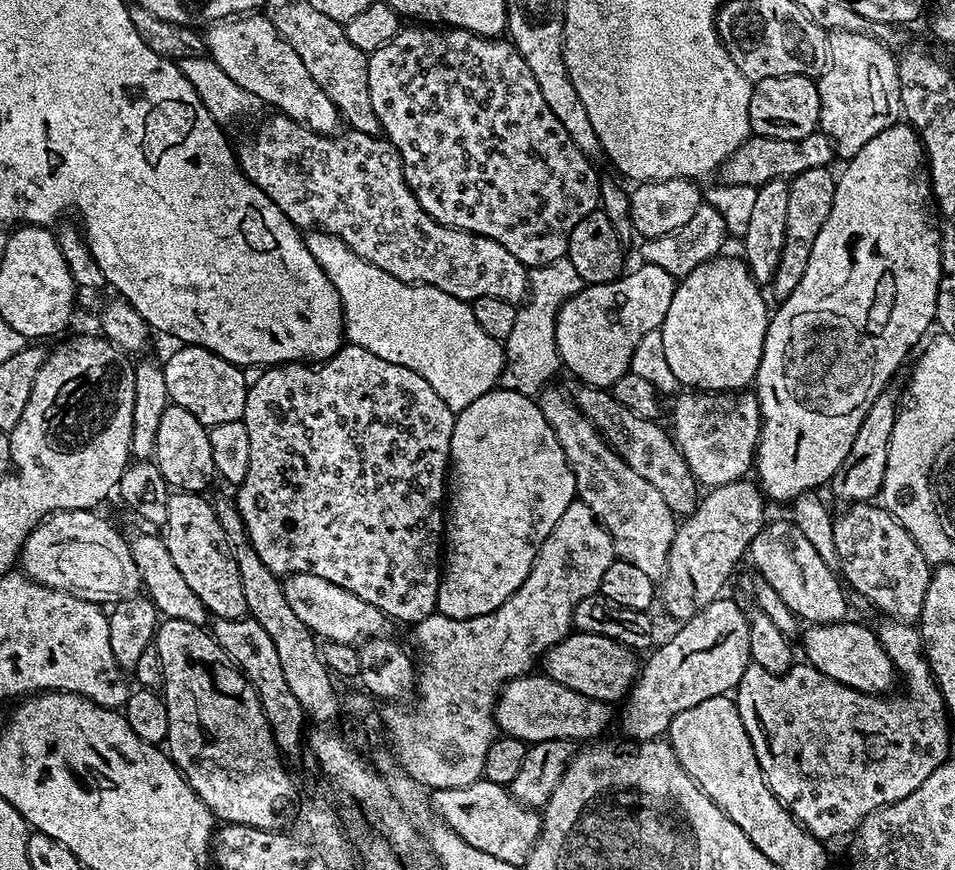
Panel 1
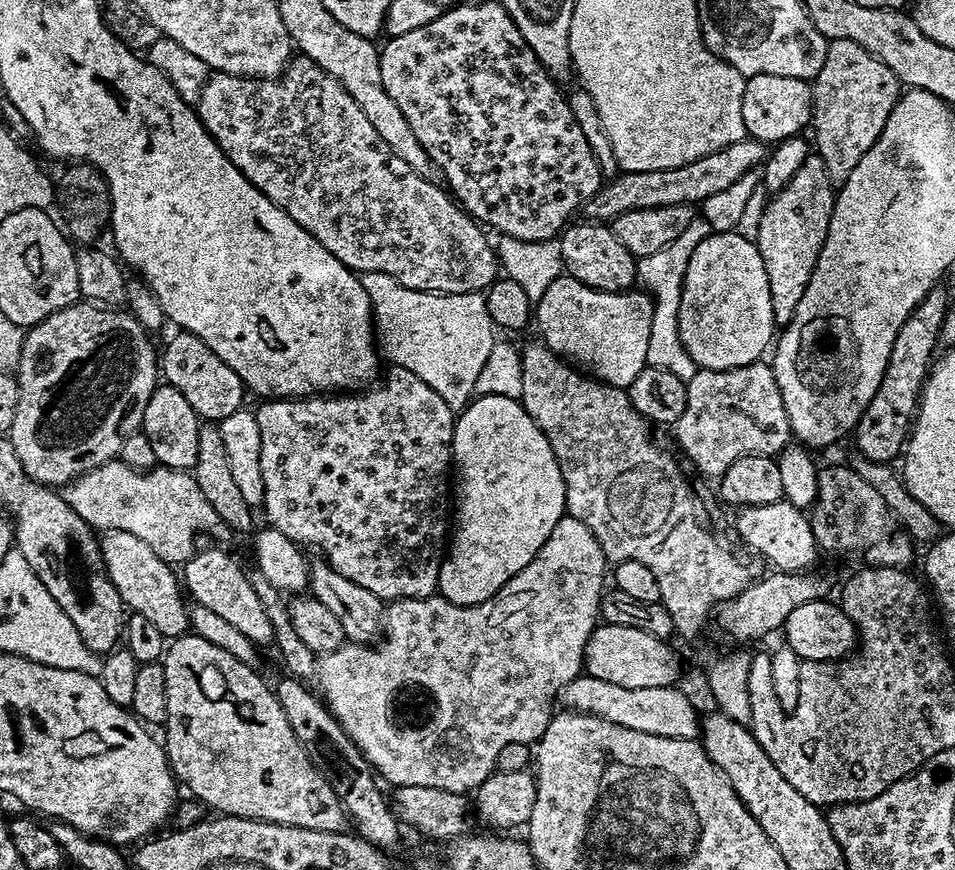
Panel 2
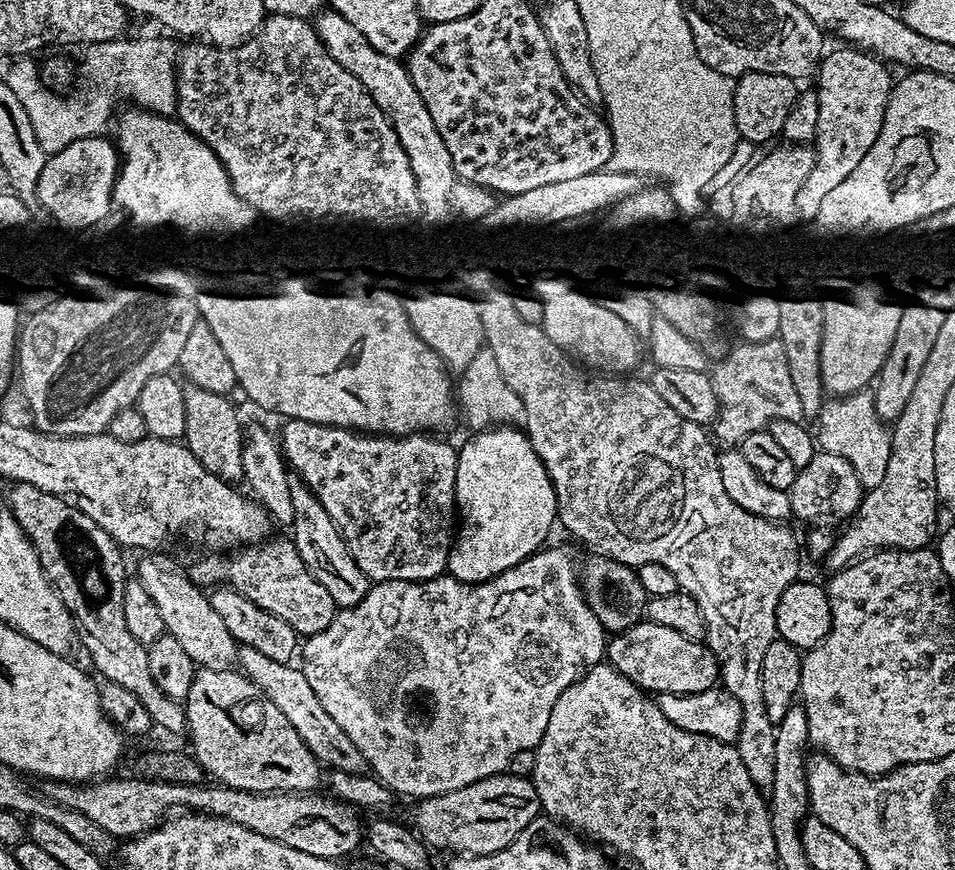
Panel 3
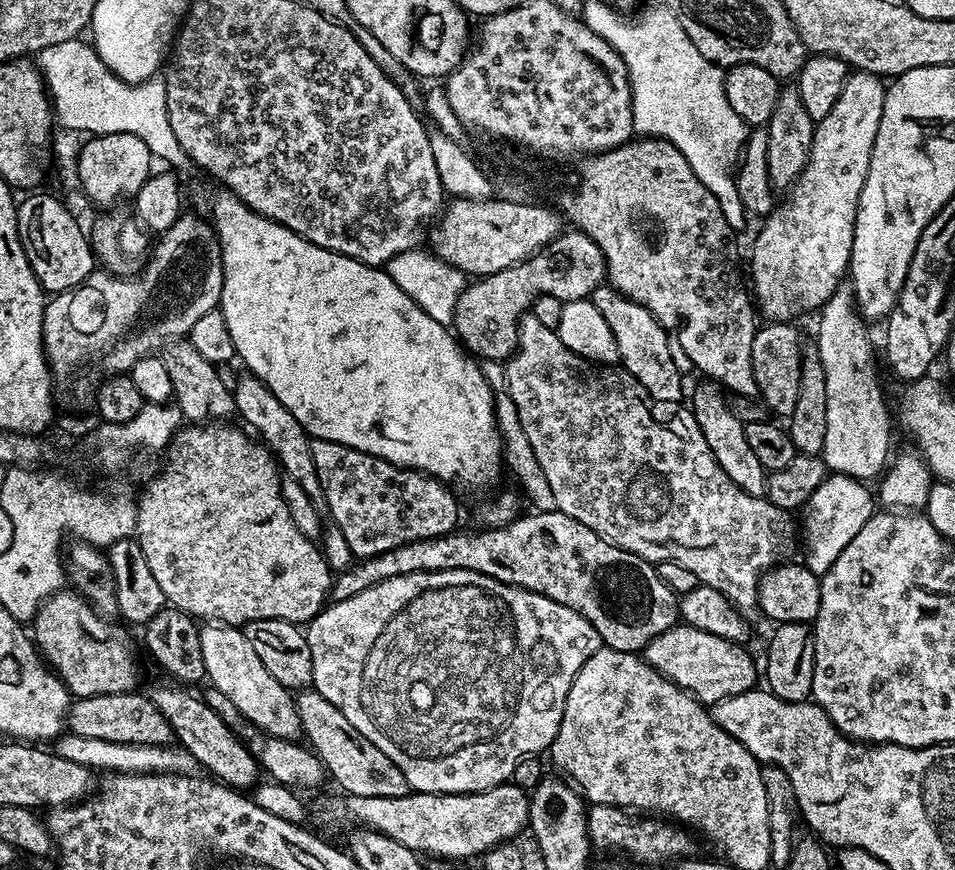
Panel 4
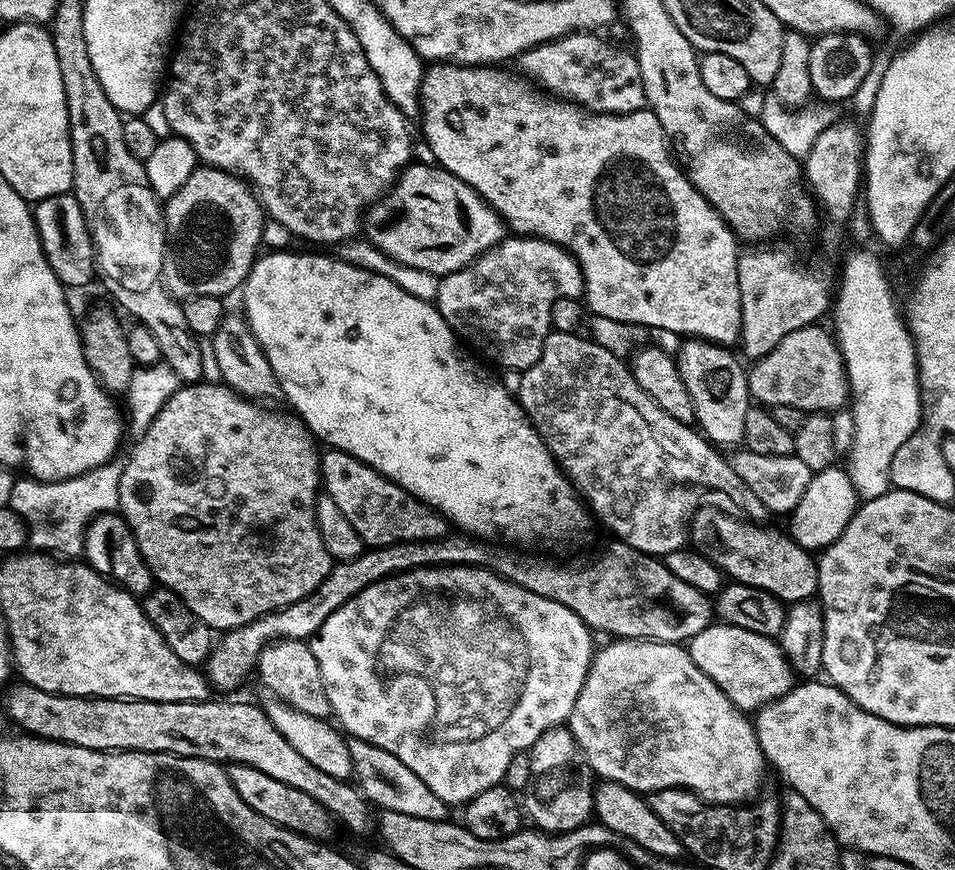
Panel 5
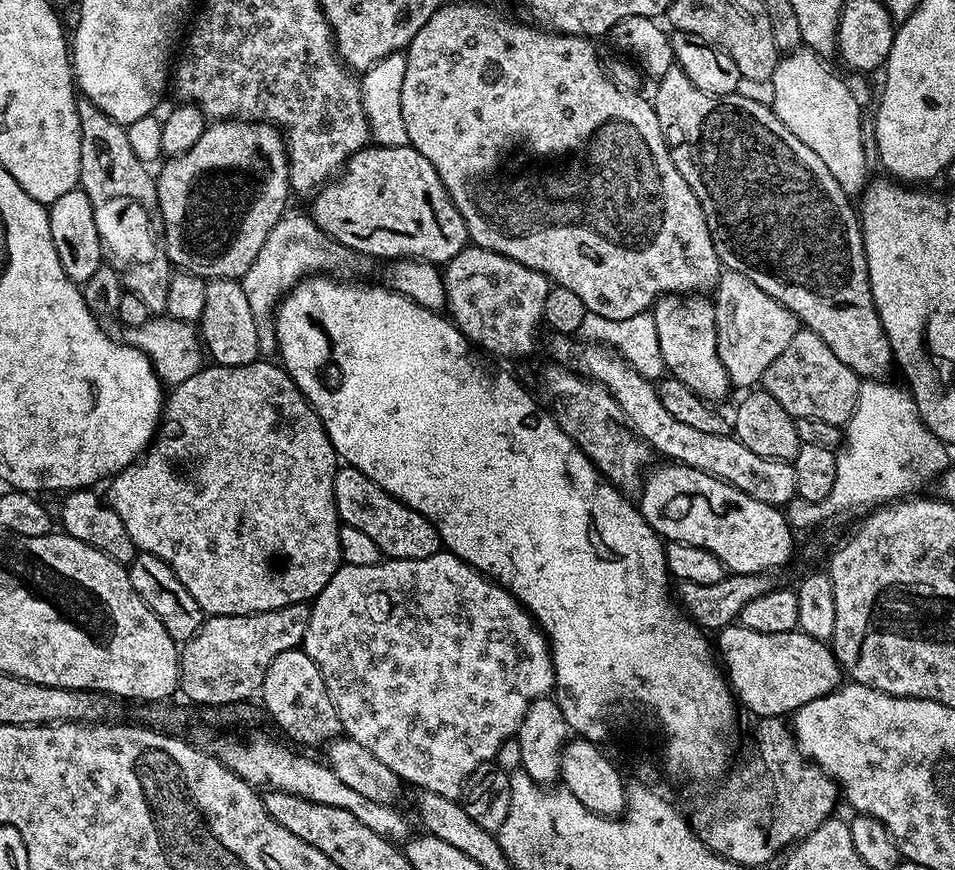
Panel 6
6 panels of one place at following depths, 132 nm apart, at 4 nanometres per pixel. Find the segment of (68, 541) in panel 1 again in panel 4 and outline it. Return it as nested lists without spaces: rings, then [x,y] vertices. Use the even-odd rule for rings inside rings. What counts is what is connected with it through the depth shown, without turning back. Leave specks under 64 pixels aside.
[[[212,622],[201,627],[200,641],[202,642],[202,662],[206,662],[204,675],[207,683],[212,683],[211,687],[215,691],[226,694],[226,698],[234,702],[234,706],[244,715],[244,719],[249,720],[255,728],[261,728],[268,736],[277,736],[283,740],[295,742],[301,739],[300,719],[293,693],[284,688],[282,682],[278,682],[278,678],[270,674],[270,670],[266,670],[266,665],[262,662],[262,658],[258,658],[254,646],[250,646],[250,638],[246,638],[244,631],[230,624]]]

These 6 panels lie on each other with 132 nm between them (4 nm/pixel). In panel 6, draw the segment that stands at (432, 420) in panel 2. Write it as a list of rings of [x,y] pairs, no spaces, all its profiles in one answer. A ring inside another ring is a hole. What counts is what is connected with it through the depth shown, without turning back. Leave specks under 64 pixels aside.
[[[337,467],[334,498],[336,515],[341,521],[365,532],[385,557],[393,560],[421,560],[441,551],[440,535],[435,524],[401,500],[395,500],[389,492],[382,490],[382,486],[366,478],[366,474],[362,474],[357,468]]]

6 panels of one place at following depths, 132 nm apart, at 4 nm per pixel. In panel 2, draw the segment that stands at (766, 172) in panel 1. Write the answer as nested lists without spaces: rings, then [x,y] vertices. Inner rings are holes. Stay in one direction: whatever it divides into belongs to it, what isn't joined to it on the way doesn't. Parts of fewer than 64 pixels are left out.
[[[745,138],[714,154],[706,154],[706,158],[698,158],[686,166],[645,172],[621,171],[615,179],[609,179],[592,195],[592,199],[583,205],[582,212],[588,215],[585,217],[593,221],[612,222],[623,212],[639,208],[668,207],[679,204],[700,206],[706,198],[729,189],[747,171],[761,167],[765,157],[766,145],[763,140]]]

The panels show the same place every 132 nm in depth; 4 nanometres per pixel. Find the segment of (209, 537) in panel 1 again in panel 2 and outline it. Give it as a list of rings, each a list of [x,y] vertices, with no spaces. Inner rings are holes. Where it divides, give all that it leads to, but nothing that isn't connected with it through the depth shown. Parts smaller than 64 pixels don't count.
[[[208,548],[197,551],[191,558],[185,560],[182,565],[182,584],[187,595],[196,599],[195,603],[206,610],[214,610],[225,622],[231,622],[235,628],[250,642],[257,646],[273,643],[273,631],[270,618],[266,616],[266,610],[254,590],[254,586],[248,581],[248,572],[240,569],[240,564],[228,552],[220,548]]]

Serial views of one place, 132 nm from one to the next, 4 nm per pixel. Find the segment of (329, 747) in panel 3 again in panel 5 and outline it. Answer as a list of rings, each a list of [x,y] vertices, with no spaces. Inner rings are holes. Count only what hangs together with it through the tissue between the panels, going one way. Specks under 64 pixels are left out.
[[[353,739],[348,745],[348,753],[352,759],[352,774],[355,783],[364,794],[369,805],[380,810],[398,810],[398,814],[410,814],[410,818],[426,818],[427,820],[447,820],[450,816],[449,805],[445,804],[410,766],[398,762],[394,754],[382,750],[377,744],[365,740]]]

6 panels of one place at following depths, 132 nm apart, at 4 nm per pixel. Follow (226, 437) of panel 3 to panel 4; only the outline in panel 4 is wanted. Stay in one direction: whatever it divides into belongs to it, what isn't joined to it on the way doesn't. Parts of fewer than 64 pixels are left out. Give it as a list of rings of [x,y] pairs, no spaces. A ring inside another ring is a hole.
[[[186,338],[173,340],[163,349],[162,359],[166,366],[166,374],[170,374],[170,386],[174,403],[179,406],[185,421],[199,426],[209,422],[224,422],[236,410],[236,397],[233,389],[224,385],[219,376],[217,365],[206,362],[198,350]]]

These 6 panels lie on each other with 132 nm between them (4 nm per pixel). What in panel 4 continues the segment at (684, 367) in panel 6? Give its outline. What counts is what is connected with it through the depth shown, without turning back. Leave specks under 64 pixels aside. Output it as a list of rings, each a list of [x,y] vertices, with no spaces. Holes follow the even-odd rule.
[[[715,382],[700,383],[704,384],[697,386],[696,393],[693,394],[692,401],[690,401],[690,407],[702,430],[702,438],[706,438],[706,446],[710,446],[710,454],[714,454],[716,464],[722,466],[722,470],[730,478],[730,482],[734,482],[742,490],[746,490],[746,494],[764,496],[768,486],[768,477],[762,462],[758,462],[754,450],[750,450],[749,444],[746,443],[745,424],[738,418],[734,418],[729,397],[722,391],[721,385]]]

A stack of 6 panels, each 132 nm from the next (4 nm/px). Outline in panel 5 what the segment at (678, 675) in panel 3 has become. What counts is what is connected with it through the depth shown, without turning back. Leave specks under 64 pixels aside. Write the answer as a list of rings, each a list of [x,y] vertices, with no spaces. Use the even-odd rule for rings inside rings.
[[[713,622],[706,630],[694,634],[686,647],[690,658],[694,658],[694,666],[714,681],[722,694],[745,714],[759,712],[794,687],[790,662],[773,637],[754,634],[754,630],[742,630],[742,626]]]

